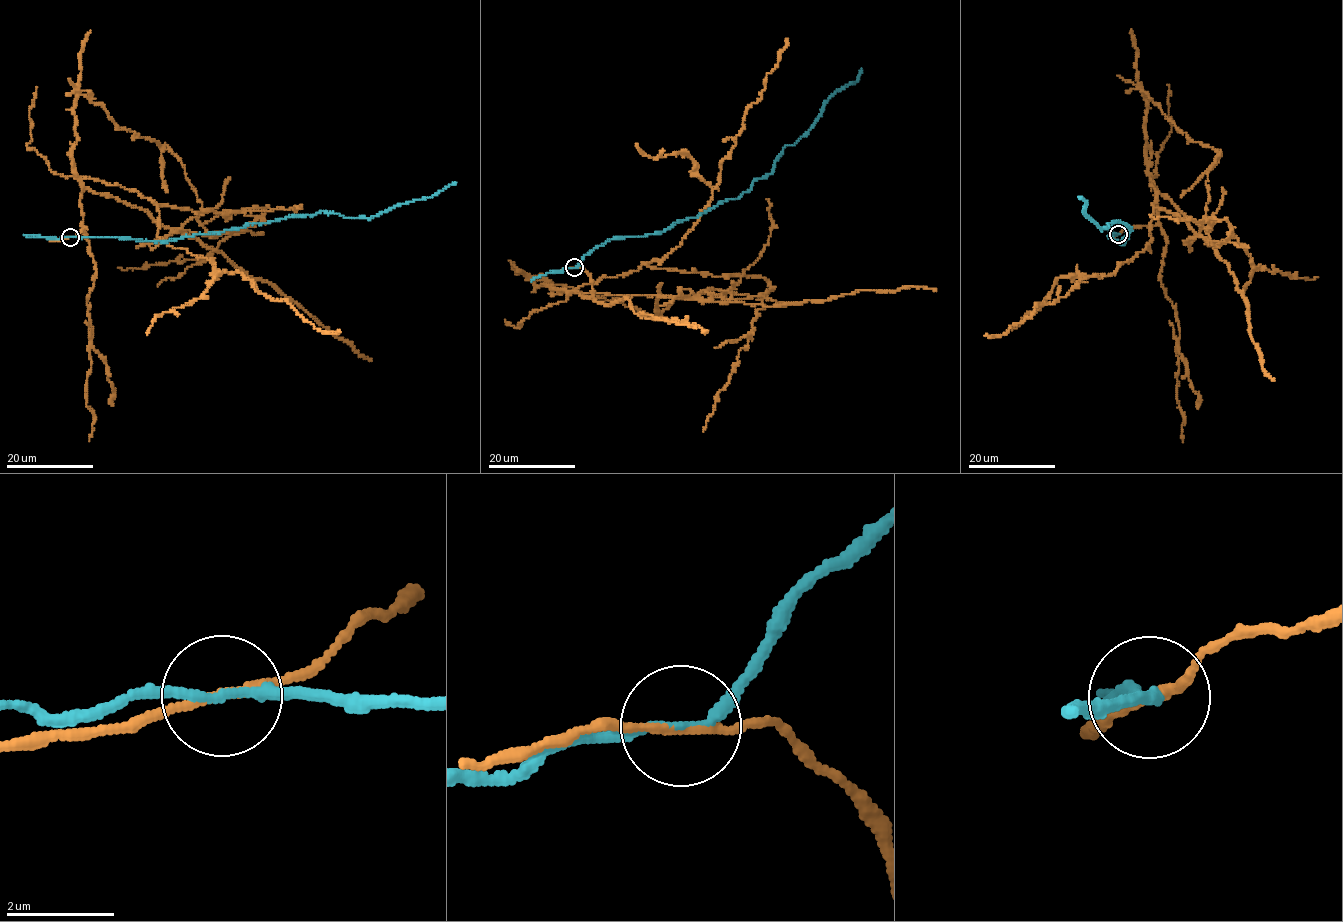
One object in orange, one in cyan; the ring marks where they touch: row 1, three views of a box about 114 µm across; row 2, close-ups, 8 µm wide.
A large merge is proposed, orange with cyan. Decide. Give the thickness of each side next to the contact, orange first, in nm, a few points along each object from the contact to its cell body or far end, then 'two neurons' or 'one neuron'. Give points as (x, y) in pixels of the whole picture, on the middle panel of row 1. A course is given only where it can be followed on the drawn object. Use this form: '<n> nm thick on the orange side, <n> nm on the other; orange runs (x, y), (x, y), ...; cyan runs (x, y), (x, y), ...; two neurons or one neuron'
140 nm thick on the orange side, 160 nm on the other; orange runs (574, 267), (588, 274), (594, 298), (573, 290), (660, 262), (681, 245), (787, 39); cyan runs (574, 267), (610, 239), (661, 233), (739, 198), (862, 68); two neurons

